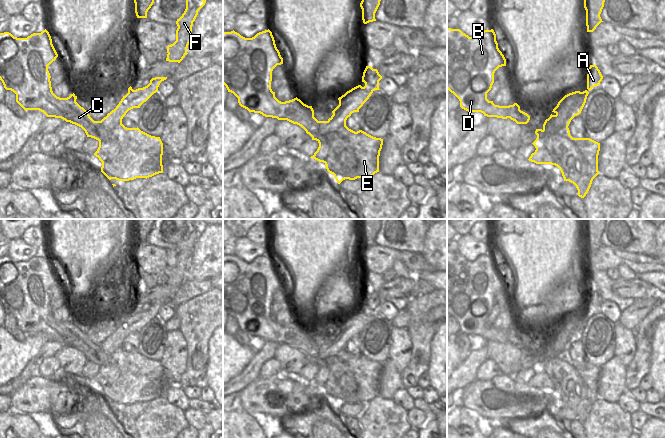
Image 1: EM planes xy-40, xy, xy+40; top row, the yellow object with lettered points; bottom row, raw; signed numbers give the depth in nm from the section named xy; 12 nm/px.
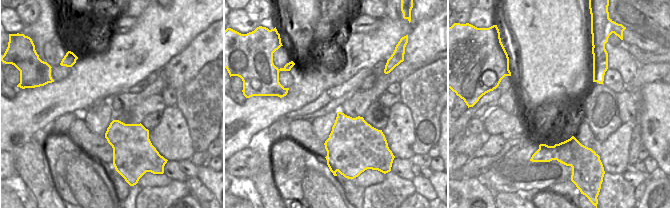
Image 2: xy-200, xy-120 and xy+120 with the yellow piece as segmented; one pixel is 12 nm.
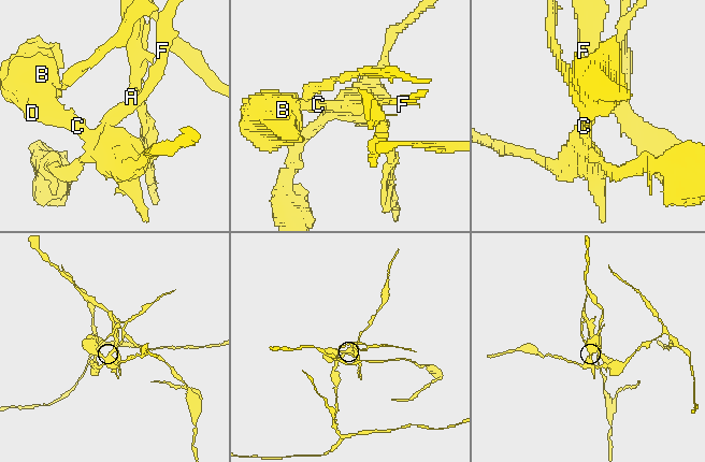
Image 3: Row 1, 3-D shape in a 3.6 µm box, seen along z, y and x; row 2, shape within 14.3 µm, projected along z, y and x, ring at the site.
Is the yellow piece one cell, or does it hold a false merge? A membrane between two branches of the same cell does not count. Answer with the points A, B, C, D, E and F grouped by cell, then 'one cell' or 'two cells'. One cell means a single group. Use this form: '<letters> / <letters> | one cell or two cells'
A E F / B C D | two cells

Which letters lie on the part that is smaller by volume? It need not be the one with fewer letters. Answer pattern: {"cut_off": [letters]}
{"cut_off": ["B", "C", "D"]}

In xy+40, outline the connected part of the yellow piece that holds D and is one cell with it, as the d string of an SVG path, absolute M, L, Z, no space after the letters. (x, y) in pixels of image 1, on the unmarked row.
M447 252L447 313L459 323L460 331L468 336L481 336L487 341L510 342L517 348L527 348L530 340L521 335L517 327L499 330L487 323L494 307L494 297L502 290L506 290L506 283L498 272L493 253L469 261L460 253Z

